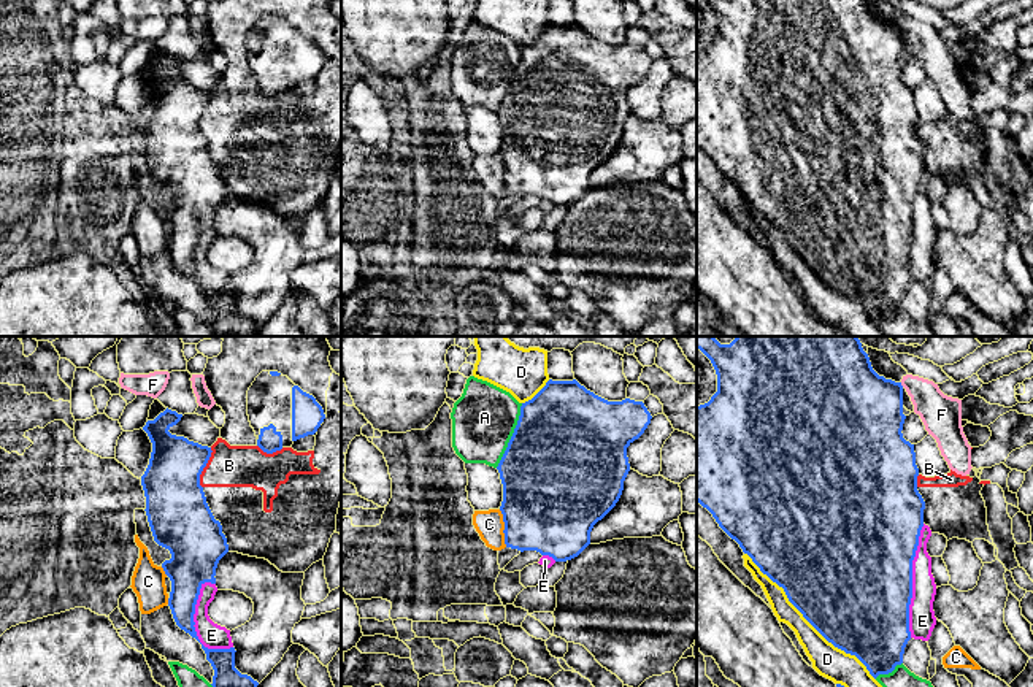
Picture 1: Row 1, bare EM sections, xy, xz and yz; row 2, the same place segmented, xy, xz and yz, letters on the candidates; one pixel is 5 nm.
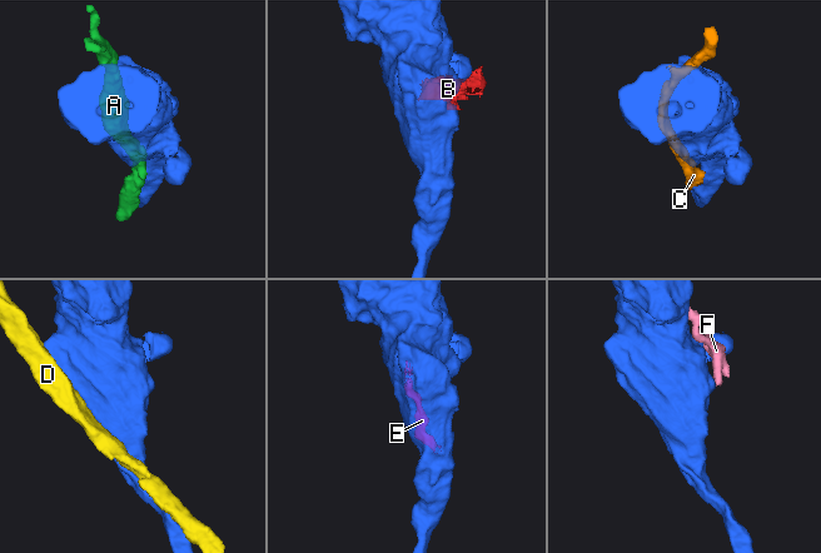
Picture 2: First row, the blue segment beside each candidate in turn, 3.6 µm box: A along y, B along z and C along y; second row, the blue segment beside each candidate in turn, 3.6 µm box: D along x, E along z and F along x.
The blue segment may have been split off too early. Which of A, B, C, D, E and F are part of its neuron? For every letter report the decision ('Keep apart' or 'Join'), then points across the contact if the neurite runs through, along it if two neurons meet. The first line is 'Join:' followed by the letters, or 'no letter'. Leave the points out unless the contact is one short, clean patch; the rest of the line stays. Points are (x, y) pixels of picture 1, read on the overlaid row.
Join: no letter
A: Keep apart
B: Keep apart
C: Keep apart
D: Keep apart
E: Keep apart
F: Keep apart

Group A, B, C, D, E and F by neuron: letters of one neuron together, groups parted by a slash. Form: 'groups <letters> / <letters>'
groups A / B / C / D / E F

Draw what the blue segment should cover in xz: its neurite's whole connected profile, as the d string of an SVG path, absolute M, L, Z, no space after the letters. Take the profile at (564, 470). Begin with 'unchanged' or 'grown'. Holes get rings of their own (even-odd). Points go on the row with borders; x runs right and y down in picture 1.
unchanged; M576 379L552 381L528 401L497 466L503 484L500 511L506 547L536 551L555 562L578 557L590 532L619 501L630 471L627 447L651 424L643 401L608 401Z

